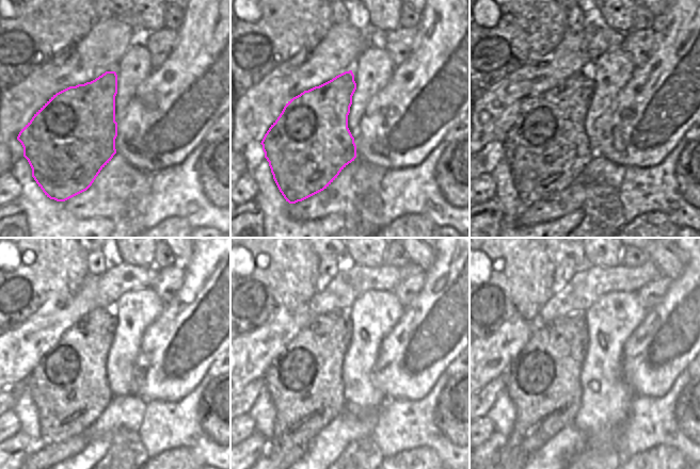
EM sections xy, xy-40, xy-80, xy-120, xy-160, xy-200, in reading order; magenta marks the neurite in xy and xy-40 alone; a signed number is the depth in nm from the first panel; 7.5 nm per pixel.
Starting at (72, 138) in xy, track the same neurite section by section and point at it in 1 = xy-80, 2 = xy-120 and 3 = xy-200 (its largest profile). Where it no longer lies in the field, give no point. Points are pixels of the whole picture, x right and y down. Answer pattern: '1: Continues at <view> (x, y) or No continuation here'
1: Continues at xy-80 (549, 135)
2: Continues at xy-120 (75, 369)
3: Continues at xy-200 (549, 368)

